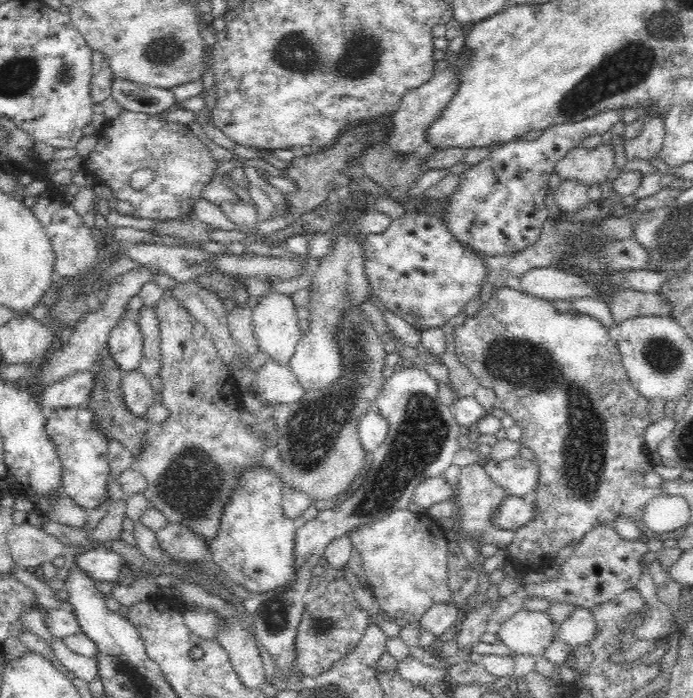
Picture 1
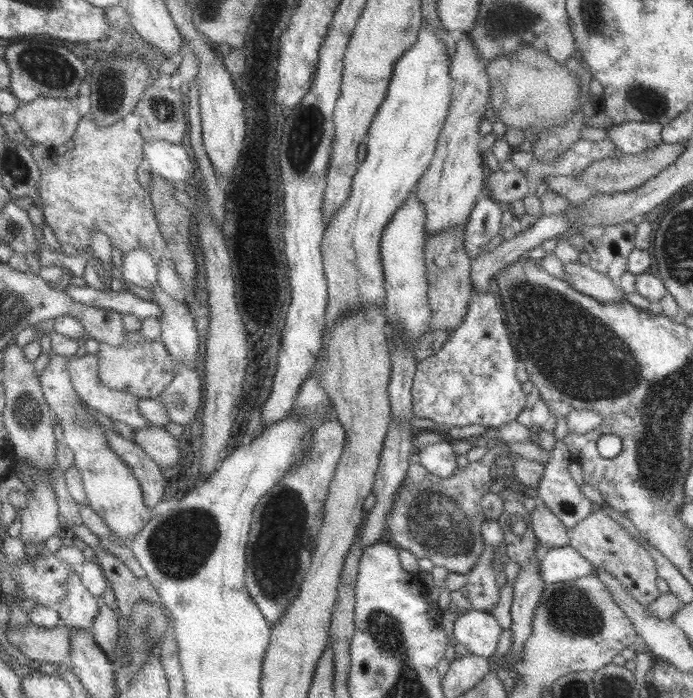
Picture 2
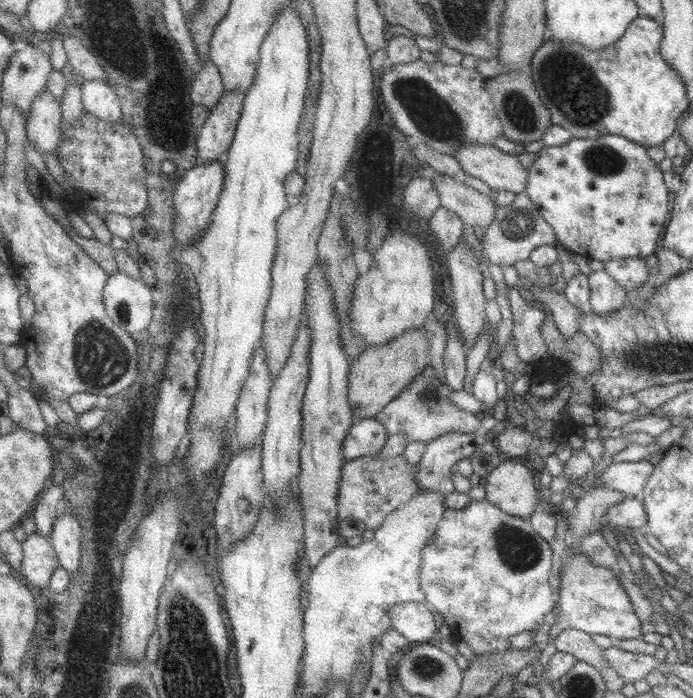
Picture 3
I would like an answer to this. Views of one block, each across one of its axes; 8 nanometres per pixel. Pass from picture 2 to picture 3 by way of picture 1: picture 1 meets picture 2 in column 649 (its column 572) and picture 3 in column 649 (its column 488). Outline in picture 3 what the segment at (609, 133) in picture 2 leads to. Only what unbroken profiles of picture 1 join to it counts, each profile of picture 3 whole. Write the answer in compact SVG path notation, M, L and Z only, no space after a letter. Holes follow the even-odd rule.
M605 135L590 139L573 139L560 146L544 146L527 168L523 194L535 205L541 220L550 225L558 244L566 254L575 253L588 261L641 258L655 254L668 221L669 192L661 179L662 171L652 161L645 147L622 136Z

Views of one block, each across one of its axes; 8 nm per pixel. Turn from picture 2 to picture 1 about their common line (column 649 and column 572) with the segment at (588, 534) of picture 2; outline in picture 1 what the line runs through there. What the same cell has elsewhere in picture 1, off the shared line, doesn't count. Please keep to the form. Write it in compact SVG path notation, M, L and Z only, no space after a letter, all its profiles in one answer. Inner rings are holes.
M598 526L596 530L588 532L580 544L576 544L574 557L564 567L556 566L558 570L562 570L561 579L549 579L546 584L523 584L509 597L500 597L487 620L504 624L523 609L523 600L530 595L546 597L554 603L572 602L586 609L614 600L622 592L636 588L640 574L646 567L640 564L640 558L647 552L649 550L643 542L623 539L613 527Z

